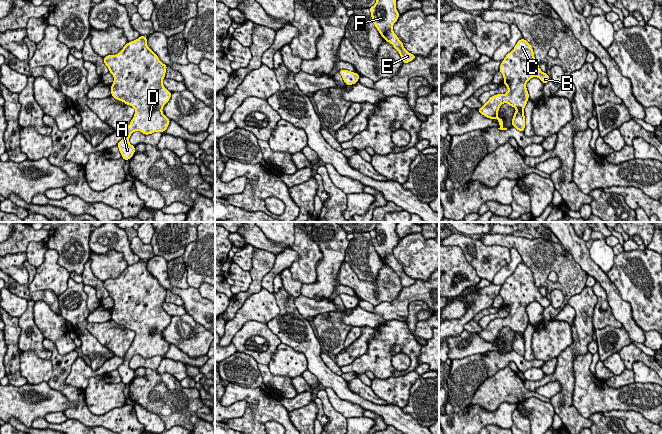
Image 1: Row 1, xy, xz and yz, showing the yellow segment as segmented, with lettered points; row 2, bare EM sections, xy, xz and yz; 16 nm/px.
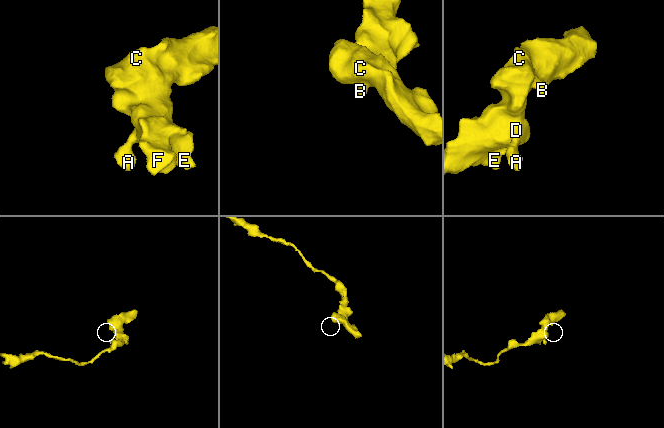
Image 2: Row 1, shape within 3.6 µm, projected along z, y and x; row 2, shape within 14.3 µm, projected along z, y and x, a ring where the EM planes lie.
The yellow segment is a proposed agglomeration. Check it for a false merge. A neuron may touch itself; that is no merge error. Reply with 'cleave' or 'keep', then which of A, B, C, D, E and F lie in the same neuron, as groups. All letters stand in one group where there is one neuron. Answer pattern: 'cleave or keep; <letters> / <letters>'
keep; A B C D E F

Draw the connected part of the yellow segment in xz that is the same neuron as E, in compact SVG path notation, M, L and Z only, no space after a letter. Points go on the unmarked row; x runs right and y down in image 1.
M377 222L374 230L370 231L372 245L385 265L393 269L400 277L403 287L411 286L415 279L409 277L393 255L393 249L399 241L395 222Z

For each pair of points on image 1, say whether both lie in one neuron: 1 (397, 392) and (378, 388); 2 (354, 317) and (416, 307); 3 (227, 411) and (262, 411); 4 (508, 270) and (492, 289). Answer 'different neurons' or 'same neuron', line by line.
1: same neuron
2: different neurons
3: different neurons
4: different neurons

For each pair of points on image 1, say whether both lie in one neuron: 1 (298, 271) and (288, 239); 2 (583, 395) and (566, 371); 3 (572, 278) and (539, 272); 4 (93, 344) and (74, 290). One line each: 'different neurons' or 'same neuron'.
1: different neurons
2: different neurons
3: same neuron
4: same neuron

